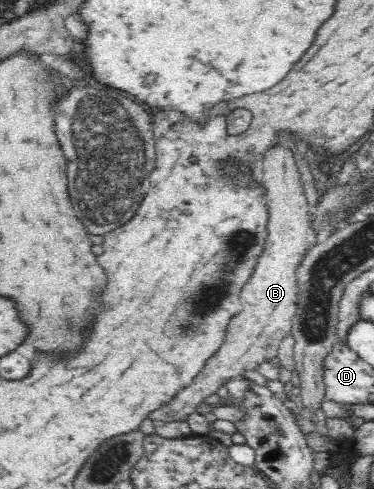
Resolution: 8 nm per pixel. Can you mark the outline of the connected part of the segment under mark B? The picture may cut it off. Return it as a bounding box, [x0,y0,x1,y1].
[150,143,318,423]

